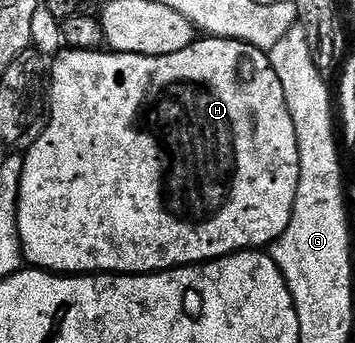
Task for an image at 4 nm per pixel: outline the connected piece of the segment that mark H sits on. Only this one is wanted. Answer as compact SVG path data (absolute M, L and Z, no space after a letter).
M198 37L195 38L192 45L188 45L188 49L180 49L180 53L168 53L164 57L133 55L132 53L120 53L119 51L109 49L62 49L57 53L48 71L48 118L45 120L41 130L37 132L36 138L29 144L29 147L30 152L25 152L24 155L22 176L20 177L18 236L22 242L21 252L25 262L31 268L39 271L52 271L56 275L85 275L87 273L154 275L157 271L171 271L174 267L192 267L195 263L209 263L212 259L222 259L225 255L236 254L237 251L269 248L281 237L284 229L288 229L288 221L292 221L292 209L294 208L296 189L300 181L300 153L298 152L298 142L296 141L296 129L292 121L292 113L288 109L288 101L284 97L284 85L280 85L280 77L276 77L276 69L272 69L269 54L242 40Z

